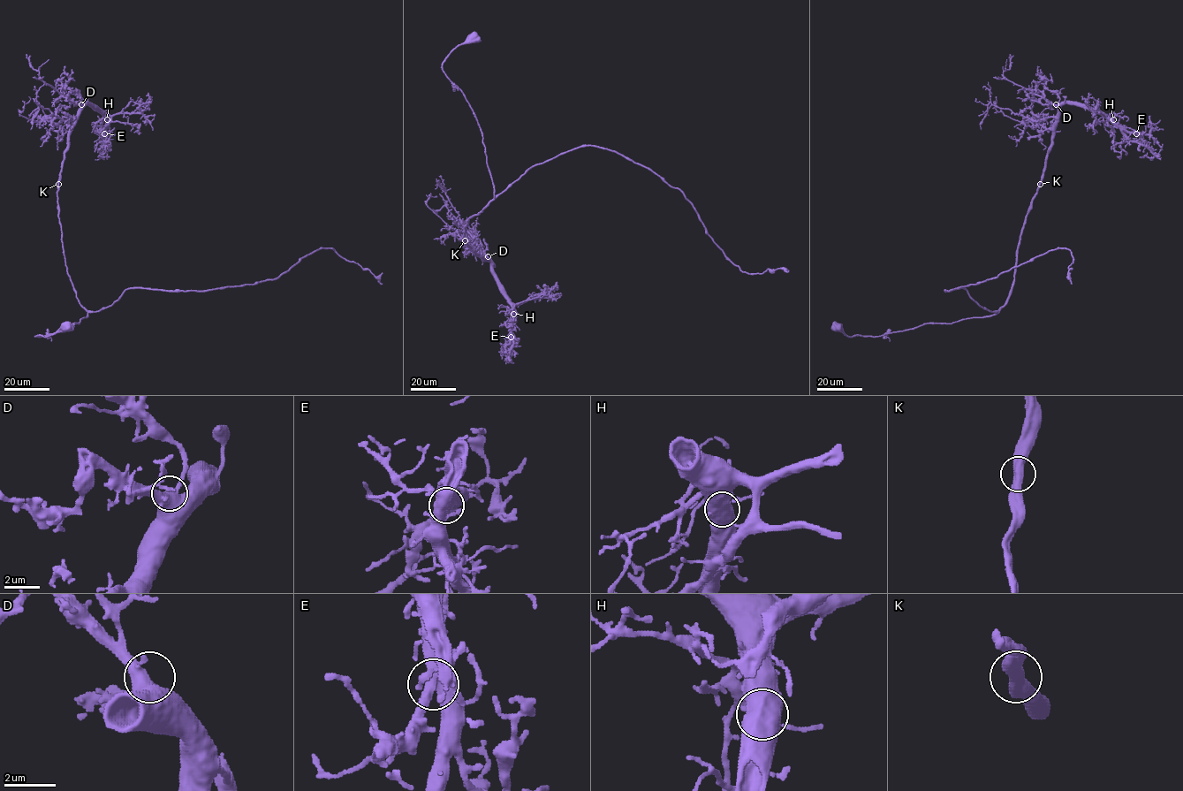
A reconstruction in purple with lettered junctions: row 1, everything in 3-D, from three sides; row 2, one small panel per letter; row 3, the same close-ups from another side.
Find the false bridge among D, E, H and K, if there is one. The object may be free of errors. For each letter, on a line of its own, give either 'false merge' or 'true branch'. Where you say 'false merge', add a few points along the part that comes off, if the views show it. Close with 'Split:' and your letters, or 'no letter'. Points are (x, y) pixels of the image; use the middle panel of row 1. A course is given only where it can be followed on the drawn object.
D: true branch
E: true branch
H: true branch
K: true branch
Split: no letter

